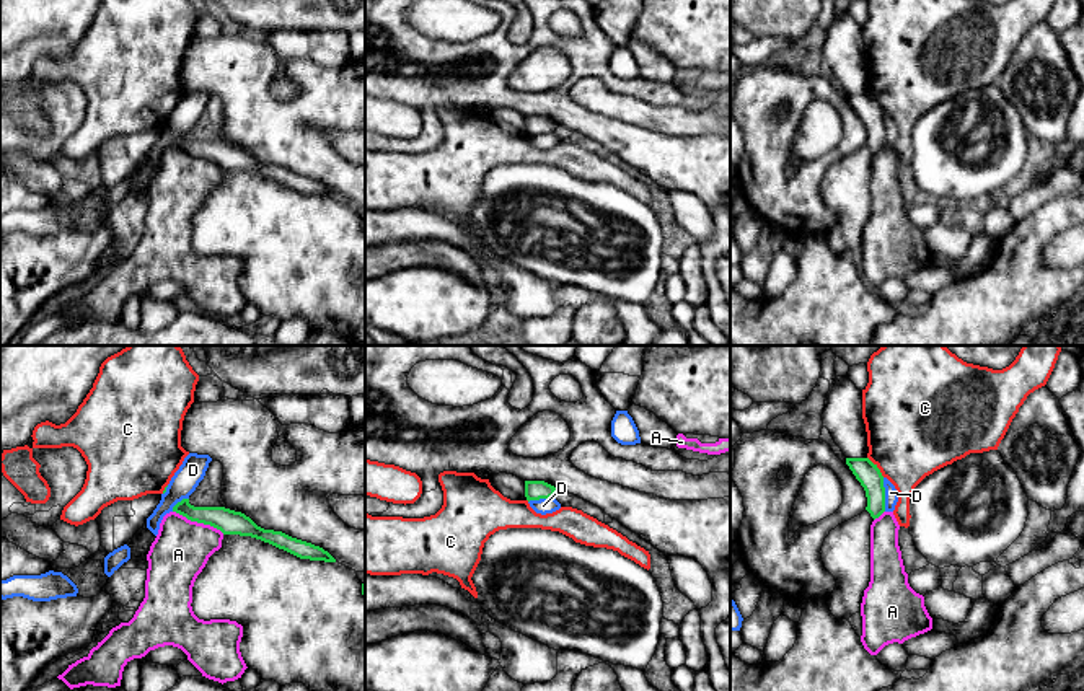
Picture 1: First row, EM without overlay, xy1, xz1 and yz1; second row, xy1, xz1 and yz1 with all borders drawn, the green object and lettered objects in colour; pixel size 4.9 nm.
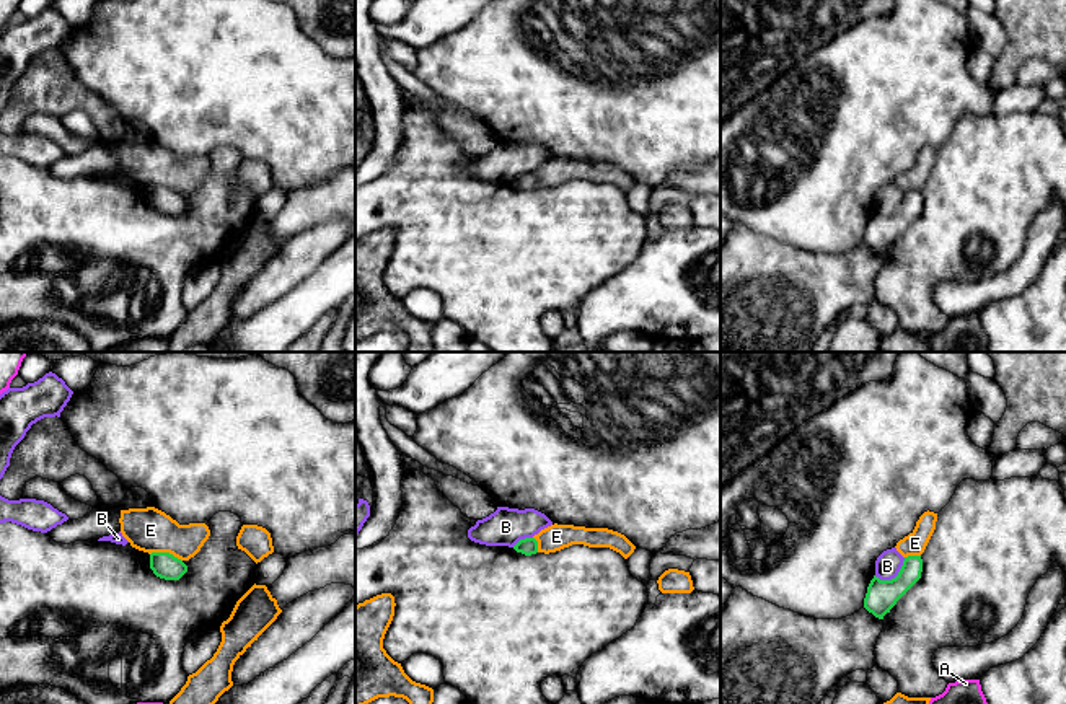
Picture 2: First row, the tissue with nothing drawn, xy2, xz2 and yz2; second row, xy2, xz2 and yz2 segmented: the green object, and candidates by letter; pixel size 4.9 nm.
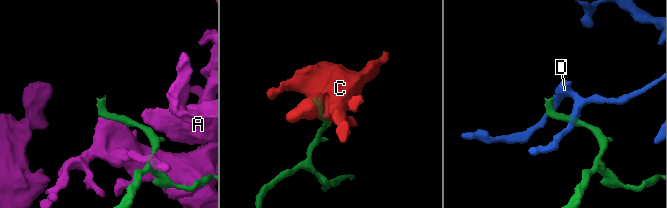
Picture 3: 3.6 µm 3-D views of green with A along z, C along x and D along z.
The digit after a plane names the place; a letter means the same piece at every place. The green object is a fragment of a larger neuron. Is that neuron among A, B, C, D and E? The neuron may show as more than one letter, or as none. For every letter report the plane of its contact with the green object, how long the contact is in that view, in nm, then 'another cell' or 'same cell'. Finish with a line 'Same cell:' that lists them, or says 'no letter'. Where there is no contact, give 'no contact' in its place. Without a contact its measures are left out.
A: contact in xy1; length 280 nm; another cell
B: contact in yz2; length 180 nm; another cell
C: contact in yz1; length 130 nm; another cell
D: contact in yz1; length 170 nm; another cell
E: contact in xy2; length 170 nm; another cell
Same cell: no letter

